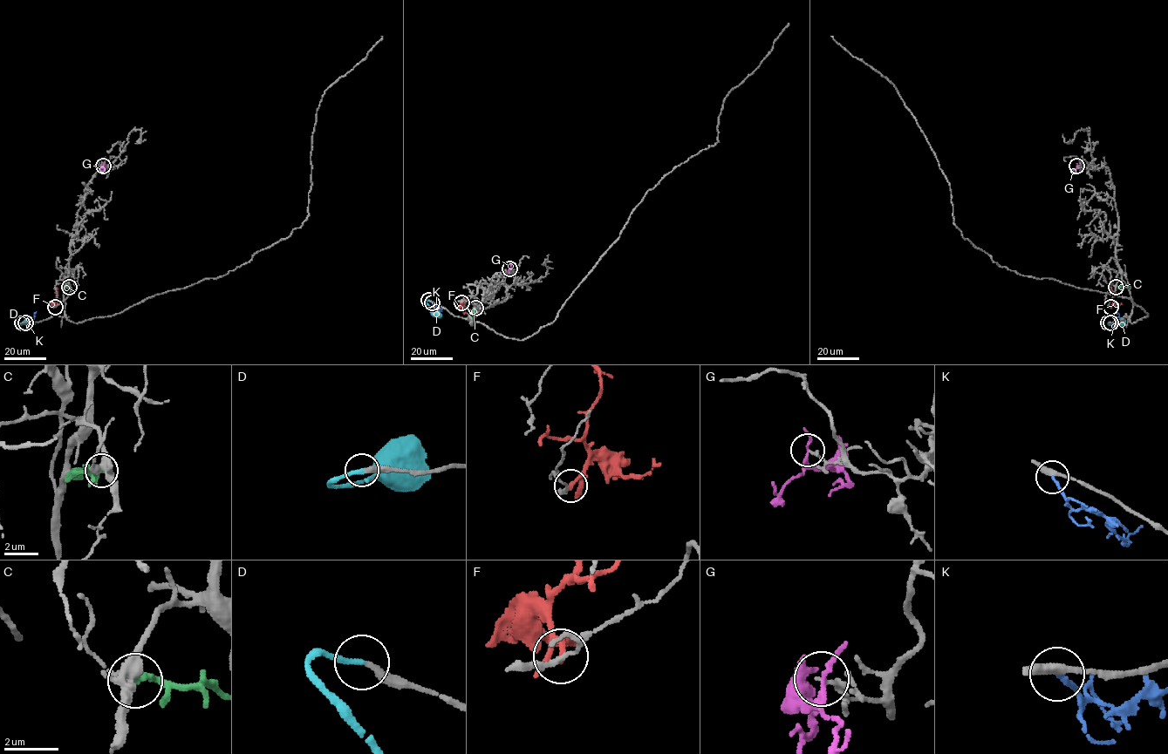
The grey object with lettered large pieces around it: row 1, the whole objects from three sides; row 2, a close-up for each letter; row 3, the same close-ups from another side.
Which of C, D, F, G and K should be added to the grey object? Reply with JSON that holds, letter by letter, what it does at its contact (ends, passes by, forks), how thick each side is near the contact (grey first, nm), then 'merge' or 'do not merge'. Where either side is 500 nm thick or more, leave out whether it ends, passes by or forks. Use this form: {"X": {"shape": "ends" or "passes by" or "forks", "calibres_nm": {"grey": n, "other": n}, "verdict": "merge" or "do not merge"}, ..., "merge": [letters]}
{"C": {"shape": "ends", "calibres_nm": {"grey": 440, "other": 170}, "verdict": "do not merge"}, "D": {"shape": "ends", "calibres_nm": {"grey": 280, "other": 240}, "verdict": "merge"}, "F": {"shape": "passes by", "calibres_nm": {"grey": 150, "other": 200}, "verdict": "do not merge"}, "G": {"shape": "forks", "calibres_nm": {"grey": 130, "other": 140}, "verdict": "do not merge"}, "K": {"shape": "ends", "calibres_nm": {"grey": 300, "other": 170}, "verdict": "do not merge"}, "merge": ["D"]}

